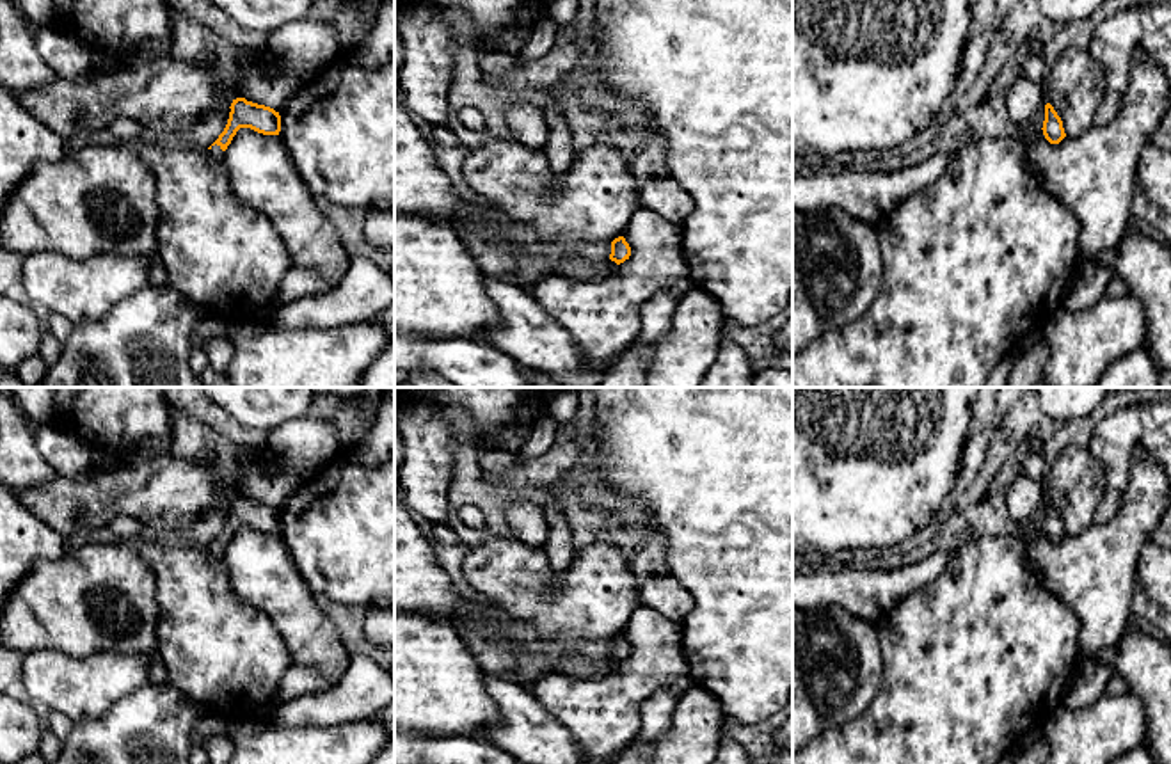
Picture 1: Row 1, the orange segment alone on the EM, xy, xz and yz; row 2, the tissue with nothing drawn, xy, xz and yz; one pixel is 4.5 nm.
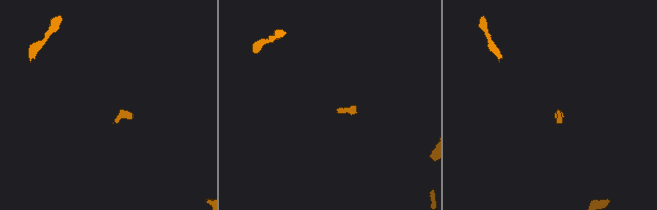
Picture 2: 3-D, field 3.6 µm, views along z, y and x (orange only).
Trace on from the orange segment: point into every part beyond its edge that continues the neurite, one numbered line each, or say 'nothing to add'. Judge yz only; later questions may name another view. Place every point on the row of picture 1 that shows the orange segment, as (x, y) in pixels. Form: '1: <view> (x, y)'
nothing to add

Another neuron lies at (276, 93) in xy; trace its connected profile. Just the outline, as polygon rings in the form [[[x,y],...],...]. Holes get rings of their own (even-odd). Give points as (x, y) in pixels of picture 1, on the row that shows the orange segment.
[[[233,68],[235,89],[240,98],[283,112],[306,82],[288,76],[267,78],[259,73]]]

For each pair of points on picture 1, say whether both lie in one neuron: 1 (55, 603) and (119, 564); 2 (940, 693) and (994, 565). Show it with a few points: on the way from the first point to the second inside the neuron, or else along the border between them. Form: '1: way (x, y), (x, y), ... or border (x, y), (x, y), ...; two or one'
1: way (71, 599), (82, 588), (98, 585), (103, 580); one
2: way (972, 661), (983, 651), (988, 597); one

